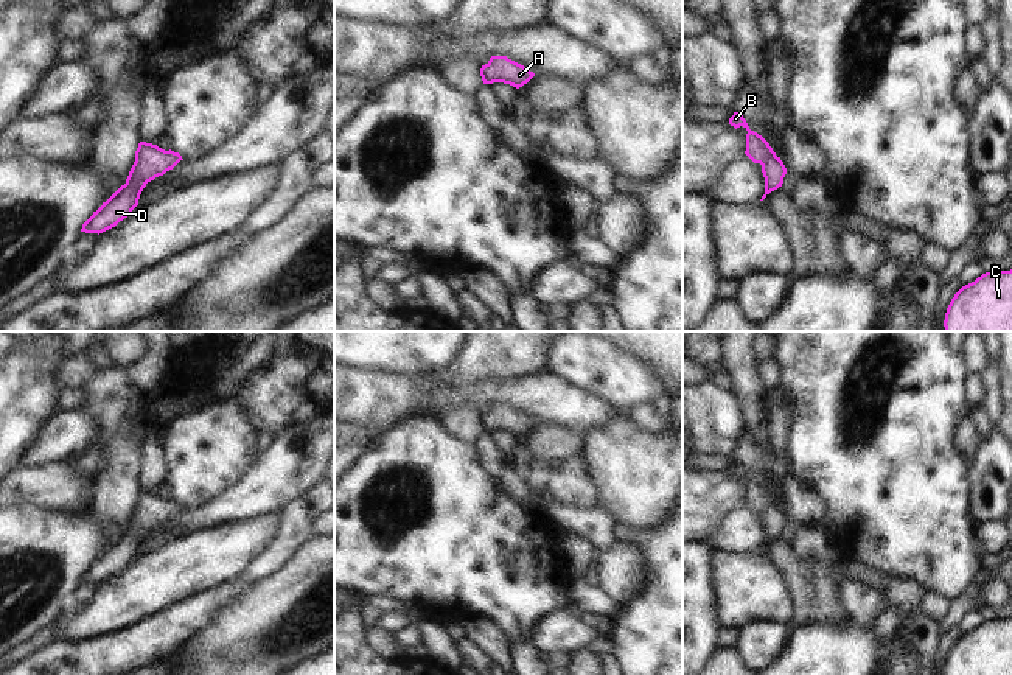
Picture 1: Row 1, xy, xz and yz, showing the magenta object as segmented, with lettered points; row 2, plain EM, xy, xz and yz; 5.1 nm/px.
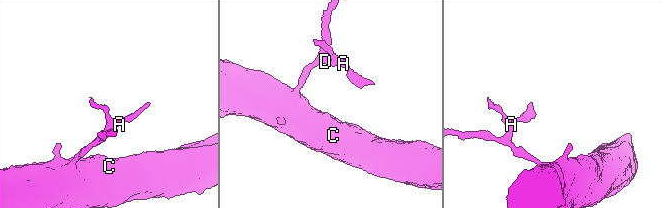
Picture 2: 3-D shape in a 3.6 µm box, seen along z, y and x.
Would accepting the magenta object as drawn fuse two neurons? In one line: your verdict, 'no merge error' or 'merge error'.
no merge error

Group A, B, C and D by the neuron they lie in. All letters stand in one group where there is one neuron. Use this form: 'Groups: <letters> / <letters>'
Groups: A B C D

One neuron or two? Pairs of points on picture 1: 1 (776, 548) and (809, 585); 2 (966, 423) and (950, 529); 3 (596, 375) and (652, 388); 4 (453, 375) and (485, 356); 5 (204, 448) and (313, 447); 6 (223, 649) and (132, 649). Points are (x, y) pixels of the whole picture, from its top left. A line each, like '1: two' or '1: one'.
1: one
2: two
3: one
4: one
5: two
6: two

